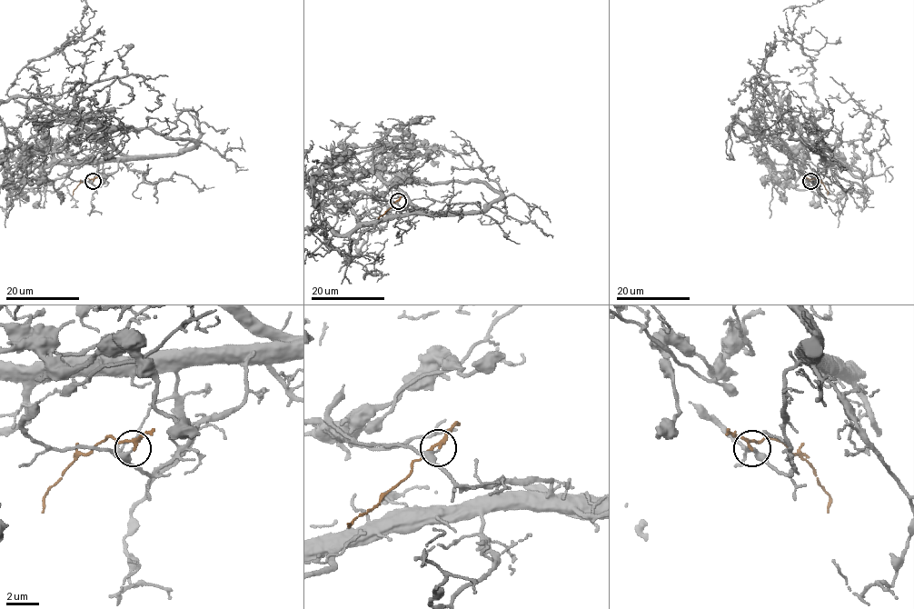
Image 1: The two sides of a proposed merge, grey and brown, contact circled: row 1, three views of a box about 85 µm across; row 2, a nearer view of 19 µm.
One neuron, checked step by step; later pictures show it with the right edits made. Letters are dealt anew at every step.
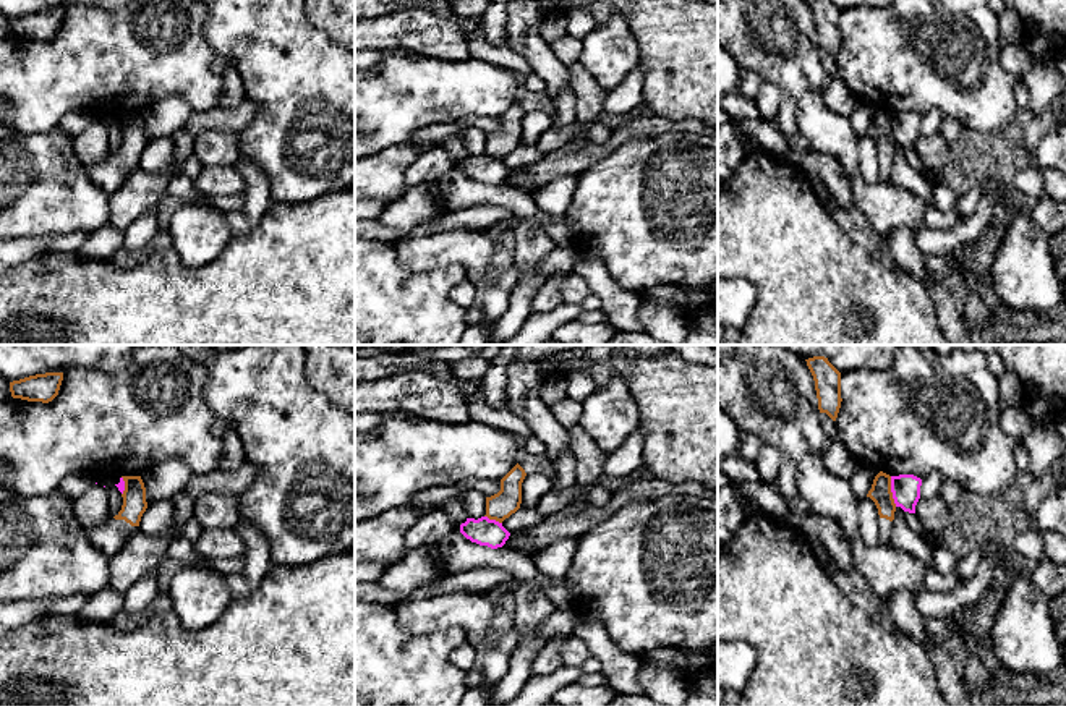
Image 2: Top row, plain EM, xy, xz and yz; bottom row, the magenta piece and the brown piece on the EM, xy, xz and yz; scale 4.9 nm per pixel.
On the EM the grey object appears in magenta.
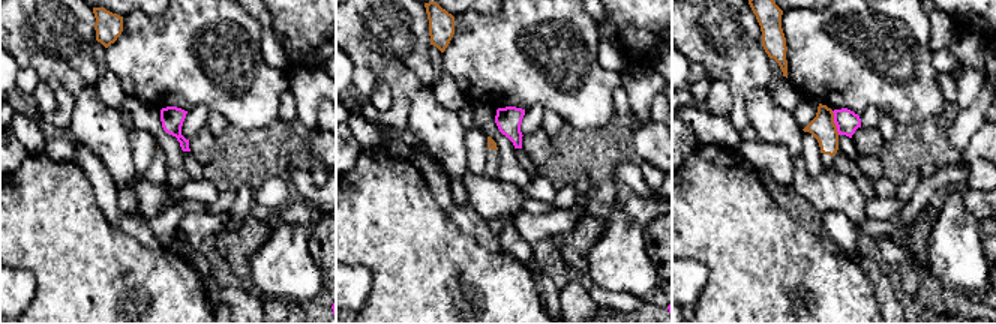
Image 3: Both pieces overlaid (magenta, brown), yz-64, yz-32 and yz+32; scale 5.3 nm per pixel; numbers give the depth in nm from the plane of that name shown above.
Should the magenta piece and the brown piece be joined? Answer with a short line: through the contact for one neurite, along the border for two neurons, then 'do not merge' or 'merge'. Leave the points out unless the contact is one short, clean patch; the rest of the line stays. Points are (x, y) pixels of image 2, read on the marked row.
yz (890, 476), (890, 491), (896, 506) | do not merge

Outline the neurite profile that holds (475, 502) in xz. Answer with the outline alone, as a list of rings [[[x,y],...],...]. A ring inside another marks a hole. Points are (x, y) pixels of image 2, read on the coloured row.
[[[462,486],[458,492],[468,518],[478,520],[486,515],[486,497],[481,492]]]

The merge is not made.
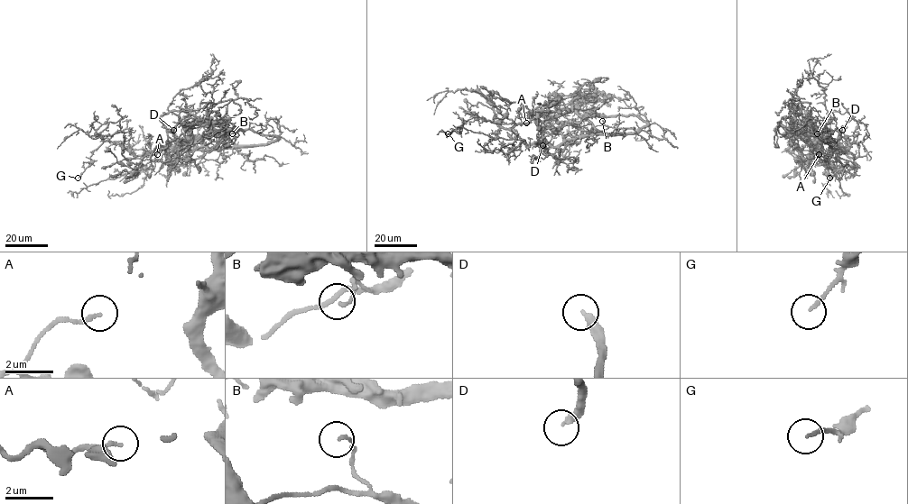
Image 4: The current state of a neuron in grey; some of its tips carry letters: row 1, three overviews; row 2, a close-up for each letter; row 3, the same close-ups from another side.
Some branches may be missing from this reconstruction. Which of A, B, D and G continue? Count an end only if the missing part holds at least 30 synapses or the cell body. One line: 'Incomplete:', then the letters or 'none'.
Incomplete: D

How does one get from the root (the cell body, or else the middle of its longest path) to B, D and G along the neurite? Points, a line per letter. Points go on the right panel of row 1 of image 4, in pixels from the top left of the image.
B: (827, 139), (843, 151), (833, 150), (821, 132), (817, 133)
D: (827, 139), (838, 140), (838, 134), (842, 130)
G: (827, 139), (840, 149), (826, 155), (815, 142), (813, 142), (829, 160), (825, 167), (829, 178)

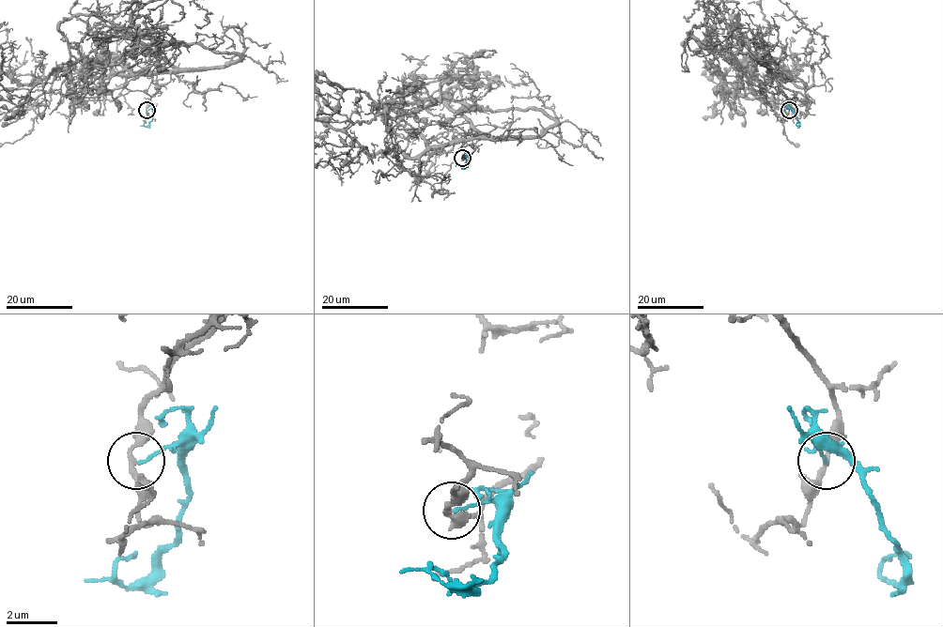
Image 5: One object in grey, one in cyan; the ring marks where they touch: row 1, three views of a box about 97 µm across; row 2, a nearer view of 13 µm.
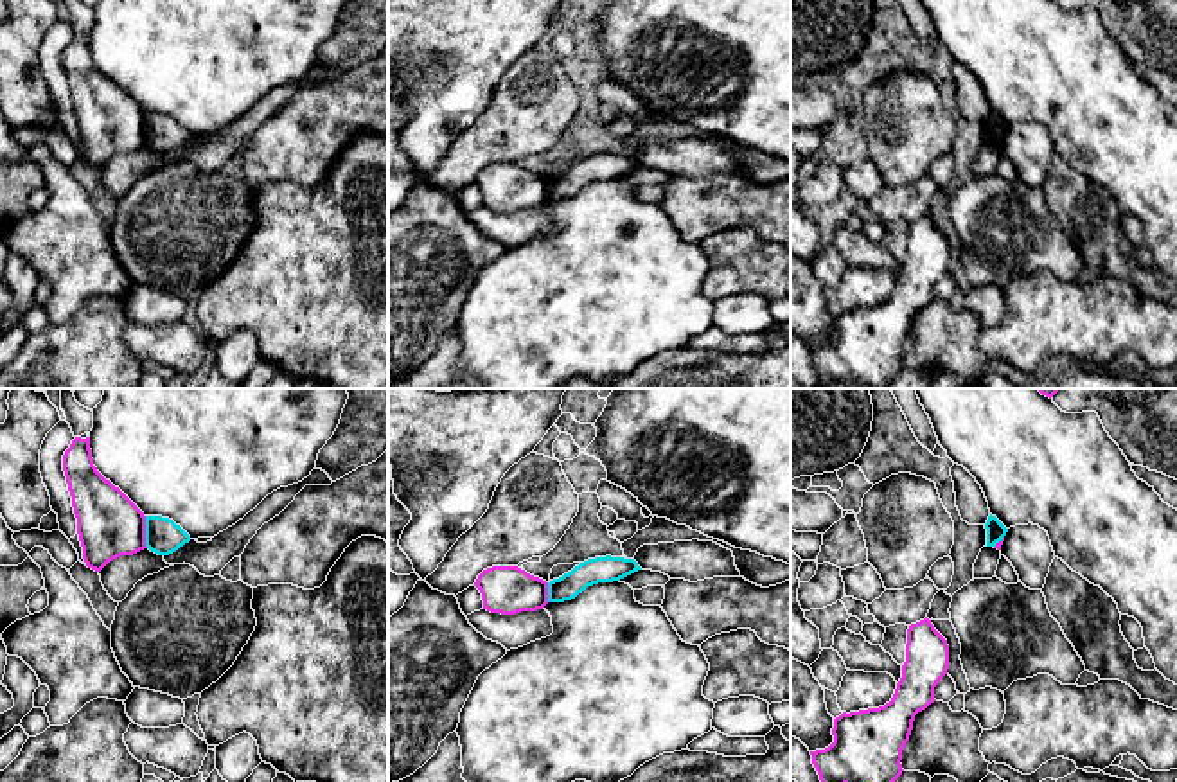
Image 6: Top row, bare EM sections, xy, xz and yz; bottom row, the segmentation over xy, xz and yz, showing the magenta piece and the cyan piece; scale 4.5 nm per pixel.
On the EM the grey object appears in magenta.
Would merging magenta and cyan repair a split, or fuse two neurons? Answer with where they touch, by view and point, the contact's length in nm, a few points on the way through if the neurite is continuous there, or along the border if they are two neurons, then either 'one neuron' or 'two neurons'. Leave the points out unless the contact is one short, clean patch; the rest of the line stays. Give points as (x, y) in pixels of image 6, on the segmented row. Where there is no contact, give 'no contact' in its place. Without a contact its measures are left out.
contact xy (144, 533); length 140 nm; two neurons

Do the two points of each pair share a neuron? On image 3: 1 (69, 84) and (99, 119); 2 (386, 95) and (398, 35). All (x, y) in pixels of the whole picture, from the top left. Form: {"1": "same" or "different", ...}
{"1": "different", "2": "different"}

